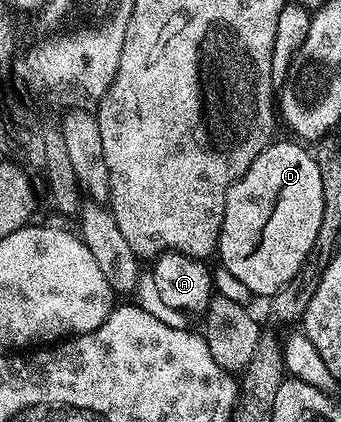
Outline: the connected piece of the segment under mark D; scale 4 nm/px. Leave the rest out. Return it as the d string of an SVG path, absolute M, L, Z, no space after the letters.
M292 142L270 143L227 193L216 254L221 255L220 266L243 281L253 297L271 297L283 289L299 273L315 237L319 237L319 221L323 221L319 165L312 150L304 151L300 142Z

